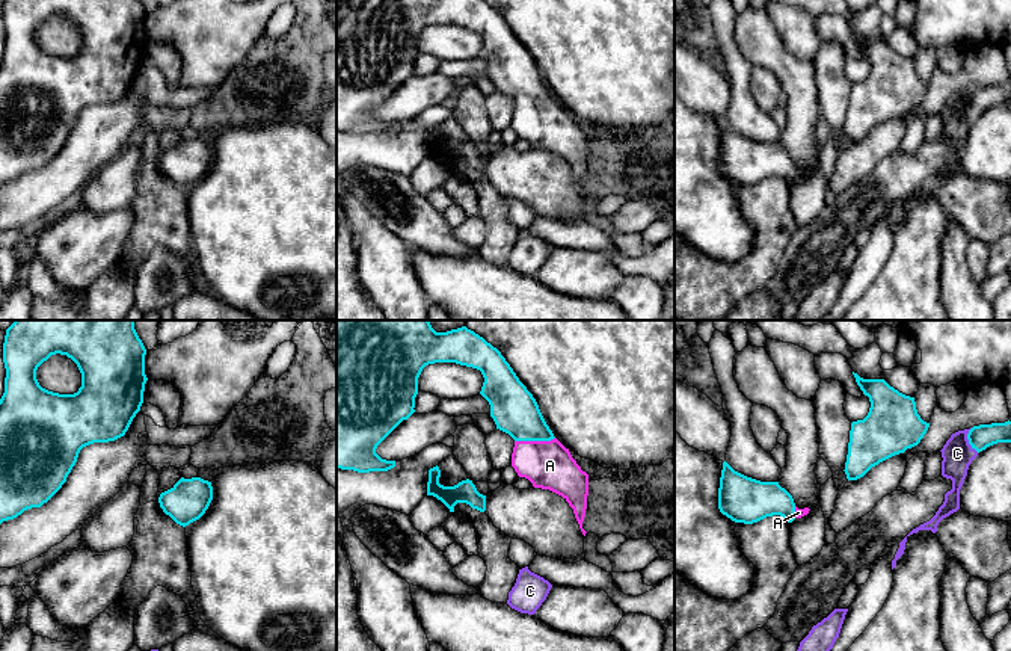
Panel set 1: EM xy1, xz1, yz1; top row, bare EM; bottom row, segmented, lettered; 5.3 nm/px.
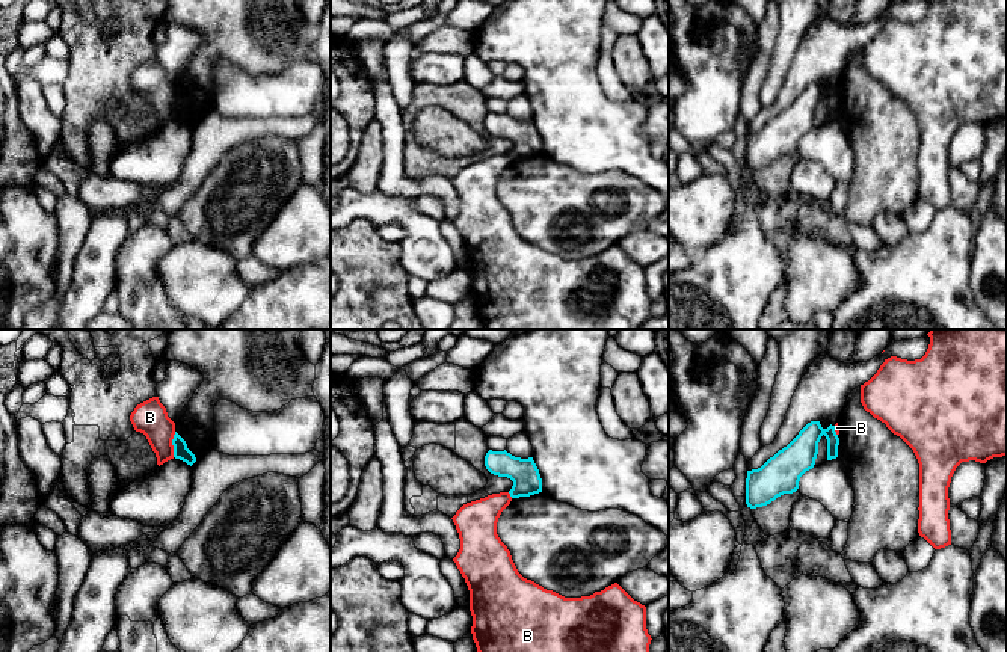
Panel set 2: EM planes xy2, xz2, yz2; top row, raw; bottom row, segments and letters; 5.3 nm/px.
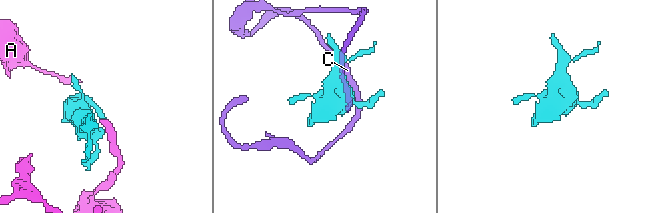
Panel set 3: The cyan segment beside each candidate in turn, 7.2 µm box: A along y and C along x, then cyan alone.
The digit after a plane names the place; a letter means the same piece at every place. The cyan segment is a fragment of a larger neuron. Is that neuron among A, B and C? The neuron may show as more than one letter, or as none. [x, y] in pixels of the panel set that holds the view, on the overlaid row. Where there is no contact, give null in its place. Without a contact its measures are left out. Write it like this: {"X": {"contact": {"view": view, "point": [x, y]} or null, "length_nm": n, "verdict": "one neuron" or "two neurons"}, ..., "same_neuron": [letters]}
{"A": {"contact": {"view": "xz1", "point": [534, 440]}, "length_nm": 220, "verdict": "one neuron"}, "B": {"contact": {"view": "xy2", "point": [172, 444]}, "length_nm": 140, "verdict": "two neurons"}, "C": {"contact": {"view": "yz1", "point": [967, 438]}, "length_nm": 140, "verdict": "two neurons"}, "same_neuron": ["A"]}

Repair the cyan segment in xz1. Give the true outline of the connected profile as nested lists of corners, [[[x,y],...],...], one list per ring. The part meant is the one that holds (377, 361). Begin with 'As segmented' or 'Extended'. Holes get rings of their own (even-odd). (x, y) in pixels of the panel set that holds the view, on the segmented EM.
Extended. [[[336,320],[336,468],[358,473],[388,471],[395,461],[382,459],[377,446],[415,412],[418,378],[423,369],[435,363],[456,363],[481,372],[484,382],[480,394],[490,405],[490,417],[496,429],[515,440],[512,467],[519,477],[528,479],[534,488],[549,489],[561,495],[573,509],[582,535],[582,521],[587,509],[588,474],[581,470],[546,424],[539,405],[527,387],[519,381],[501,352],[466,326],[447,332],[436,332],[429,320]]]

